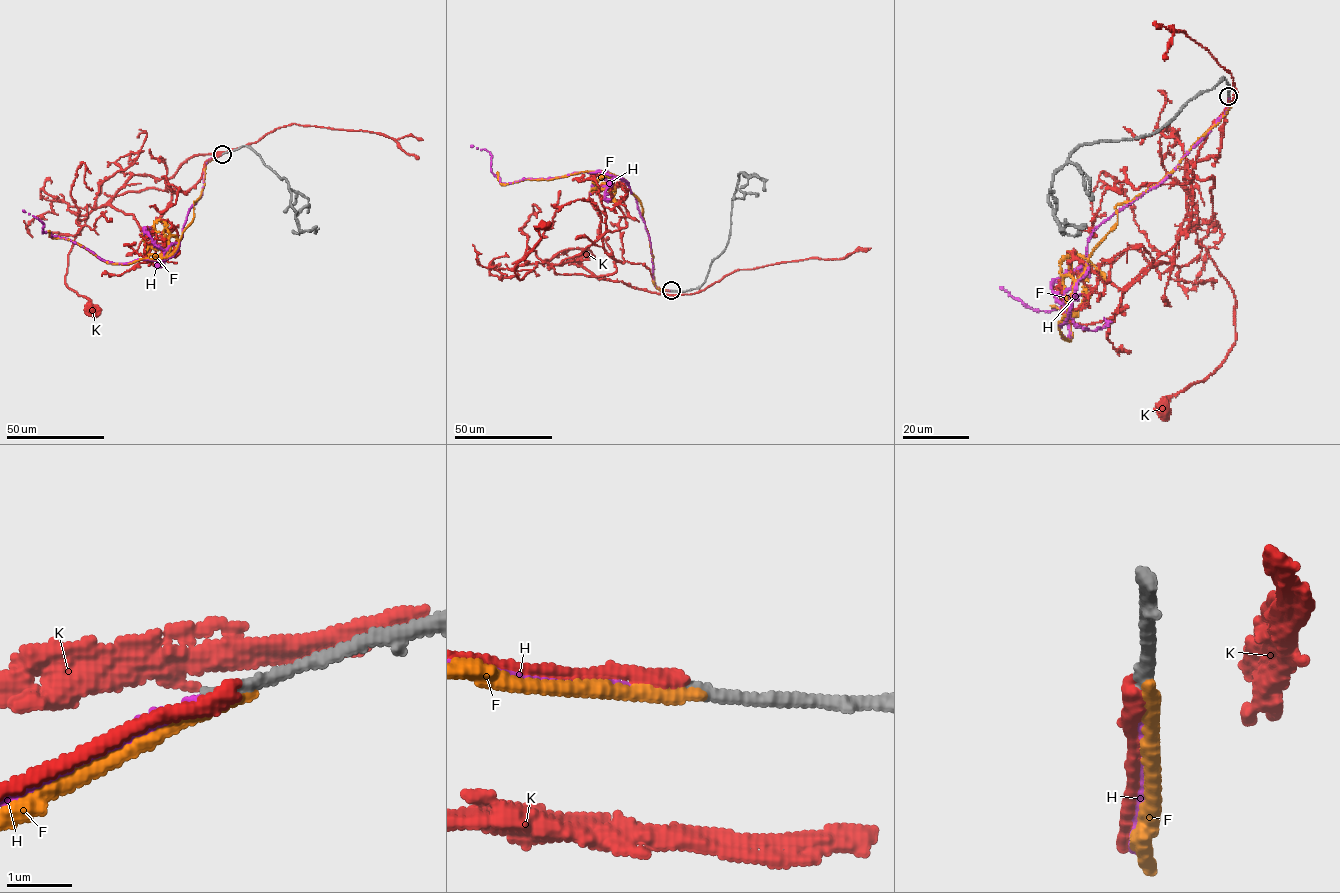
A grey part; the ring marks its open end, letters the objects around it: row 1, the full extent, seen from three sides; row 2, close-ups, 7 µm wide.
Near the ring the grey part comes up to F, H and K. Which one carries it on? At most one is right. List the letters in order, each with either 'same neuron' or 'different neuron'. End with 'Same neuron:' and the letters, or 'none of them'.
F: different neuron
H: same neuron
K: different neuron
Same neuron: H

